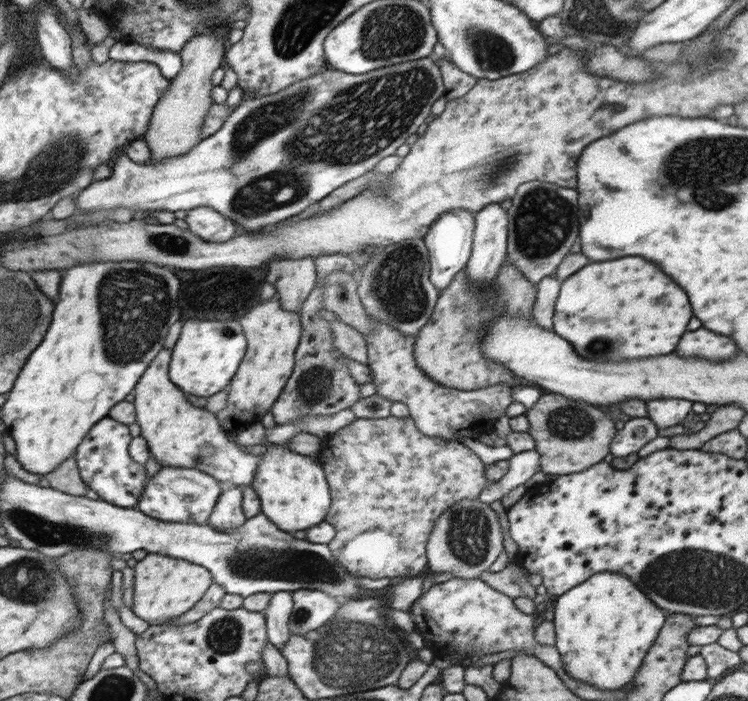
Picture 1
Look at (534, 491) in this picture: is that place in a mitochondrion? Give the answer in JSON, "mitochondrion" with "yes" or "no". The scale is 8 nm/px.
{"mitochondrion":"no"}

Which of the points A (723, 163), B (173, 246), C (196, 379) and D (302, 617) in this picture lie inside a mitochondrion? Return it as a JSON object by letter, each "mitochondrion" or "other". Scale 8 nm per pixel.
{"A":"mitochondrion","B":"mitochondrion","C":"other","D":"mitochondrion"}

